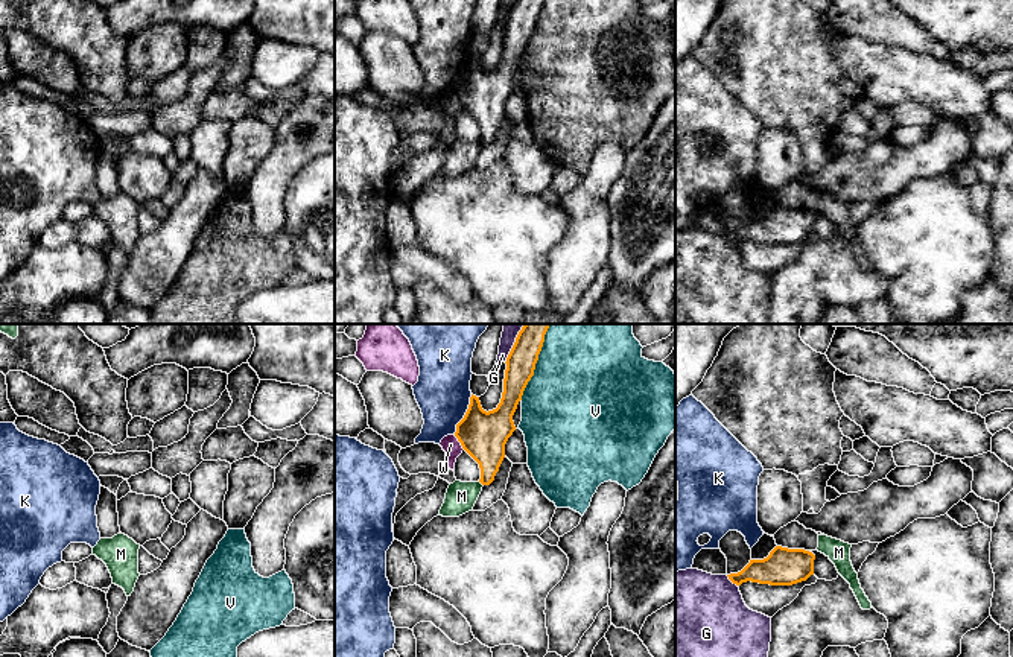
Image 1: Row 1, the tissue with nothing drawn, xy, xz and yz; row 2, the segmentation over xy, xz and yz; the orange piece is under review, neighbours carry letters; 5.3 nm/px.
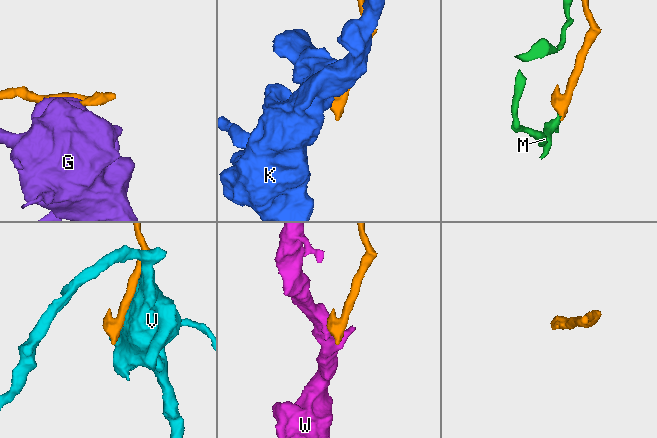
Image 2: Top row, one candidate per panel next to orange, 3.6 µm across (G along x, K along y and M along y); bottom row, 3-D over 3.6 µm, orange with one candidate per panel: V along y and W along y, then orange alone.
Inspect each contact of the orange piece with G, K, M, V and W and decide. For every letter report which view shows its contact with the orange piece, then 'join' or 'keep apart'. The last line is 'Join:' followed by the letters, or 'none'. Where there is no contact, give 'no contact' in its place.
G: xz | keep apart
K: xz | keep apart
M: xz | keep apart
V: xz | keep apart
W: xz | keep apart
Join: none

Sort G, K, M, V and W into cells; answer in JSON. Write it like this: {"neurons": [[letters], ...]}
{"neurons": [["G"], ["K"], ["M"], ["V"], ["W"]]}

